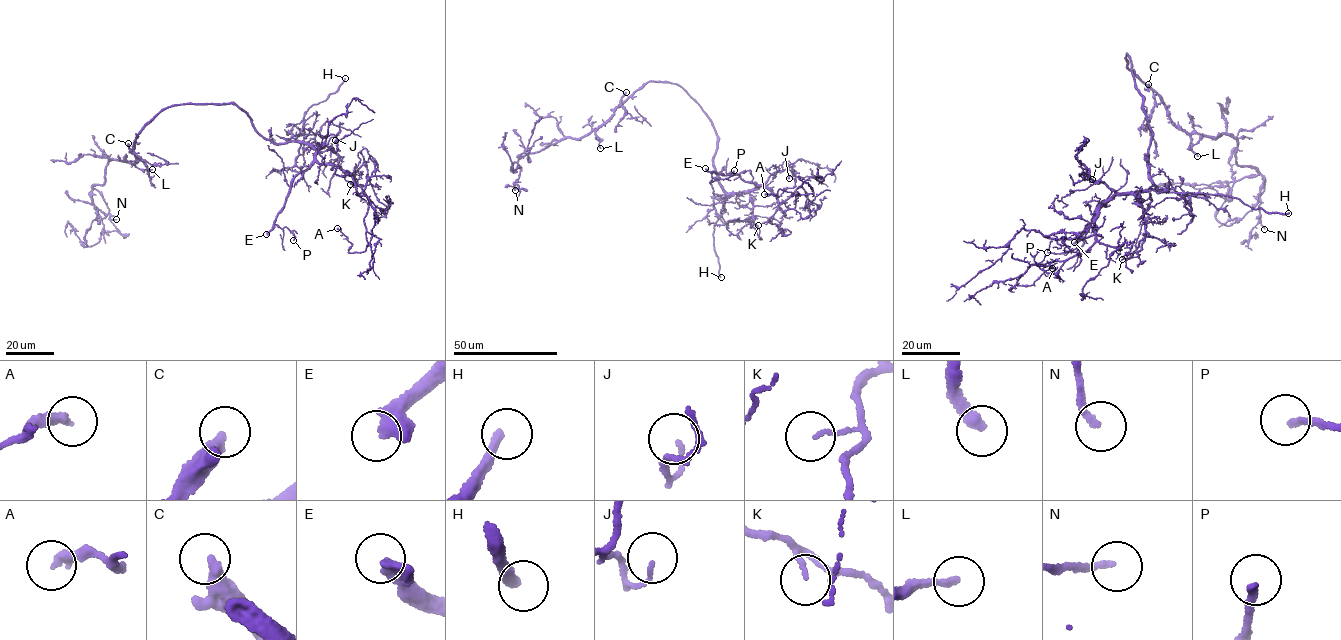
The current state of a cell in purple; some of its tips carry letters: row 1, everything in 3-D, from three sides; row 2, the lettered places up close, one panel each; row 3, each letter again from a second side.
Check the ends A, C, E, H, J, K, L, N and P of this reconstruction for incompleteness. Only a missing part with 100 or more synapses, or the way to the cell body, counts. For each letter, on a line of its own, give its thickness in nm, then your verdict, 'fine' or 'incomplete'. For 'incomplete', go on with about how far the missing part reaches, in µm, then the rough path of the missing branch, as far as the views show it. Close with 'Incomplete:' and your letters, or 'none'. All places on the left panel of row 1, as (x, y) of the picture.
A: calibre 300 nm; fine
C: calibre 340 nm; fine
E: calibre 480 nm; incomplete; missing 90 µm; course (266, 234), (232, 260), (223, 271), (218, 292), (206, 293), (201, 301), (233, 311)
H: calibre 320 nm; incomplete; missing 50 µm; course (345, 78), (361, 65), (361, 47), (357, 23), (342, 2)
J: calibre 110 nm; fine
K: calibre 110 nm; fine
L: calibre 240 nm; incomplete; missing 45 µm; course (152, 169), (175, 180), (184, 180), (182, 163), (172, 157)
N: calibre 180 nm; fine
P: calibre 180 nm; fine
Incomplete: E, H, L

